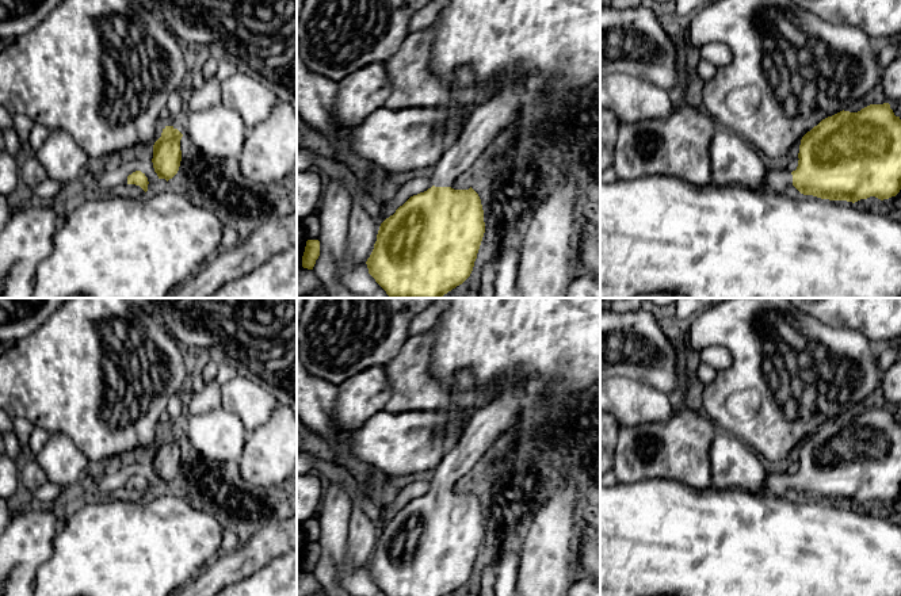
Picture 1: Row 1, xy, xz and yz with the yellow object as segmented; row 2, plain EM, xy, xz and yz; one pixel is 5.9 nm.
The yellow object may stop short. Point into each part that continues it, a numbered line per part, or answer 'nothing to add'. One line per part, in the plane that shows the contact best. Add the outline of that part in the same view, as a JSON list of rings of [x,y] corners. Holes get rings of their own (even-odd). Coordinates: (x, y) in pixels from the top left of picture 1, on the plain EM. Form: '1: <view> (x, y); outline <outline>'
1: xz (488, 423); outline [[[528,379],[522,387],[509,390],[489,405],[476,409],[457,446],[434,469],[431,488],[451,490],[455,484],[462,482],[516,419],[537,405],[546,387],[545,379]]]

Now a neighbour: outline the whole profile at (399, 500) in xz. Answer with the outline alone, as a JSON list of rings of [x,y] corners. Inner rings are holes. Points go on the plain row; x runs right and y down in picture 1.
[[[416,481],[404,489],[390,494],[390,497],[383,503],[382,519],[374,522],[374,524],[381,530],[381,527],[393,519],[396,513],[402,509],[411,500],[431,492],[431,481]]]

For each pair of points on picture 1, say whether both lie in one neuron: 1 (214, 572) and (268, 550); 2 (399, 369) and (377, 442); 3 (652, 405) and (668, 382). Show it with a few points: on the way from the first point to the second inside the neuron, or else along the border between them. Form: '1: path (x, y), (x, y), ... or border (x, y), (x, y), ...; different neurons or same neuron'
1: path (228, 569), (239, 565), (255, 553); same neuron
2: border (385, 409), (392, 412), (417, 411); different neurons
3: border (632, 378), (667, 394); different neurons

